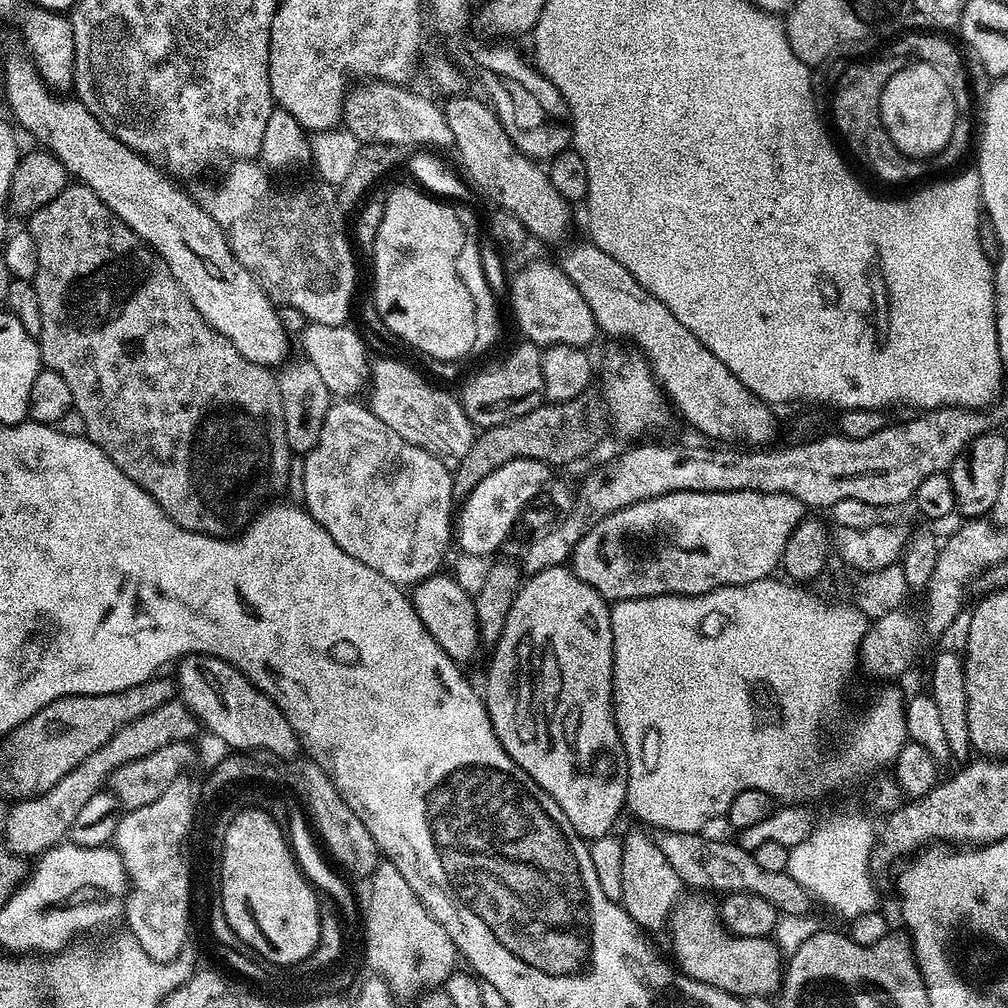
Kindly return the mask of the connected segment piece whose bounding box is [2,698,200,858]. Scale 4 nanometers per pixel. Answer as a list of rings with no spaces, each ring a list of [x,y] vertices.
[[[173,698],[158,706],[158,710],[150,710],[150,714],[142,714],[142,718],[134,718],[122,730],[110,738],[94,754],[90,754],[66,778],[58,778],[50,790],[39,792],[29,800],[18,800],[11,805],[8,817],[4,820],[4,835],[2,841],[6,848],[21,858],[39,858],[50,848],[55,848],[67,837],[70,826],[74,824],[74,817],[86,801],[94,798],[105,787],[106,781],[111,777],[118,766],[126,762],[134,762],[138,758],[146,758],[146,754],[154,754],[154,750],[162,750],[164,746],[180,743],[189,743],[200,732],[200,723],[184,702]]]

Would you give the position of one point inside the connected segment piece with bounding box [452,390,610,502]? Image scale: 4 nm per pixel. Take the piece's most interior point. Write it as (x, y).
(560, 432)

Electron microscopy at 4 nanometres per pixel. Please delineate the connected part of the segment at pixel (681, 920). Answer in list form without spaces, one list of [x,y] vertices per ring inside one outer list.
[[[692,894],[689,900],[681,899],[672,910],[666,928],[672,931],[672,952],[676,955],[678,968],[680,963],[679,971],[683,975],[703,984],[713,984],[731,996],[741,998],[768,996],[771,992],[781,991],[786,964],[779,944],[766,936],[733,936],[720,921],[715,899],[704,894]]]

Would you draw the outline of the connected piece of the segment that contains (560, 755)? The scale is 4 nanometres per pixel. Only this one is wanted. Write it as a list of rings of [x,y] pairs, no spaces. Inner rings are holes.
[[[571,567],[531,573],[521,583],[510,614],[506,614],[506,626],[491,649],[488,681],[482,687],[484,705],[502,750],[562,806],[562,814],[570,818],[570,826],[586,842],[600,840],[611,830],[628,799],[628,759],[612,713],[611,613],[609,601],[573,574]]]

